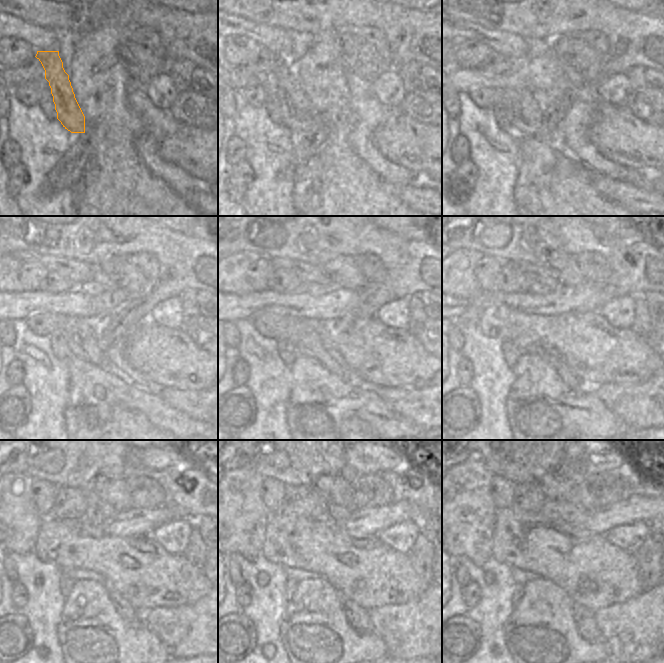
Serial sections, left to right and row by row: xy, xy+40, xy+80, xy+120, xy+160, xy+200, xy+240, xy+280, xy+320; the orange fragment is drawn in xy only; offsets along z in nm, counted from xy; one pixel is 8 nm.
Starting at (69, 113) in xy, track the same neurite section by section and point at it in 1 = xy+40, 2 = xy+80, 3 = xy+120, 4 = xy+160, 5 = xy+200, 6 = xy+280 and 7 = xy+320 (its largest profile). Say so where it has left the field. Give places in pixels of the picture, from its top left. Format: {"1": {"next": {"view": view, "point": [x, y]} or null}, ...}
{"1": {"next": {"view": "xy+40", "point": [299, 116]}}, "2": {"next": {"view": "xy+80", "point": [526, 115]}}, "3": {"next": {"view": "xy+120", "point": [80, 333]}}, "4": {"next": {"view": "xy+160", "point": [310, 345]}}, "5": {"next": {"view": "xy+200", "point": [551, 356]}}, "6": {"next": {"view": "xy+280", "point": [358, 617]}}, "7": {"next": {"view": "xy+320", "point": [584, 619]}}}

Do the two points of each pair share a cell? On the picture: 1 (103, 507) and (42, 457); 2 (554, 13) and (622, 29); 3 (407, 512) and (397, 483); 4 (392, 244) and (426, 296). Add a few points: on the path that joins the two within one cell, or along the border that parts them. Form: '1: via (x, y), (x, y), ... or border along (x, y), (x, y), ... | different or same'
1: border along (83, 490), (92, 491) | different
2: via (571, 17), (573, 19), (605, 19) | same
3: border along (393, 502), (409, 501), (425, 510) | different
4: border along (431, 291), (423, 291), (421, 293) | different

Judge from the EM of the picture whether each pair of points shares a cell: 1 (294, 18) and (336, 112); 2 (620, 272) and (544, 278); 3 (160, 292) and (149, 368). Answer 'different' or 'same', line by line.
1: different
2: different
3: different

